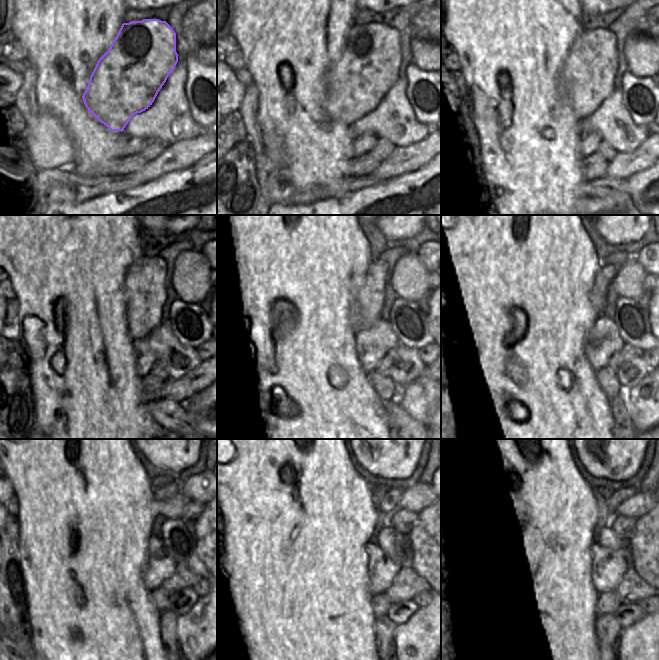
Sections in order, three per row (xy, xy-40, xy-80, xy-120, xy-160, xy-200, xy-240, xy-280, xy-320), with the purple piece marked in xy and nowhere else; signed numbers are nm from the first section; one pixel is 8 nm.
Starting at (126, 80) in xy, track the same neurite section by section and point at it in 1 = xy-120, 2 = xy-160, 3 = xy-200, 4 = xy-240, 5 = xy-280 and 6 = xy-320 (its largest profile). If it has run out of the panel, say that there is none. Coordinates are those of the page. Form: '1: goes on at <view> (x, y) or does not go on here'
1: goes on at xy-120 (145, 282)
2: goes on at xy-160 (369, 299)
3: goes on at xy-200 (602, 281)
4: goes on at xy-240 (164, 494)
5: goes on at xy-280 (390, 501)
6: goes on at xy-320 (617, 497)

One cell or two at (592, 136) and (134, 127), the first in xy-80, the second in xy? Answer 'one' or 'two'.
two

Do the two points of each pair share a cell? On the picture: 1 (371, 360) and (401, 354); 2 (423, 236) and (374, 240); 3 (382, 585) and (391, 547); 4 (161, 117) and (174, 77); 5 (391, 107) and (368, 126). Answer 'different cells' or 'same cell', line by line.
1: different cells
2: same cell
3: different cells
4: same cell
5: same cell

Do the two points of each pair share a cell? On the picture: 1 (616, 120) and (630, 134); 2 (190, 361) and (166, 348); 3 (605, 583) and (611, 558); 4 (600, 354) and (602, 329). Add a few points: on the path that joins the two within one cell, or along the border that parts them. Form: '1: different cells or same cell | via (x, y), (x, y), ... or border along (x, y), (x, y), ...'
1: same cell | via (619, 123), (627, 131)
2: same cell | via (184, 359), (178, 359), (171, 354)
3: same cell | via (605, 577), (610, 564)
4: same cell | via (600, 348), (602, 335)

